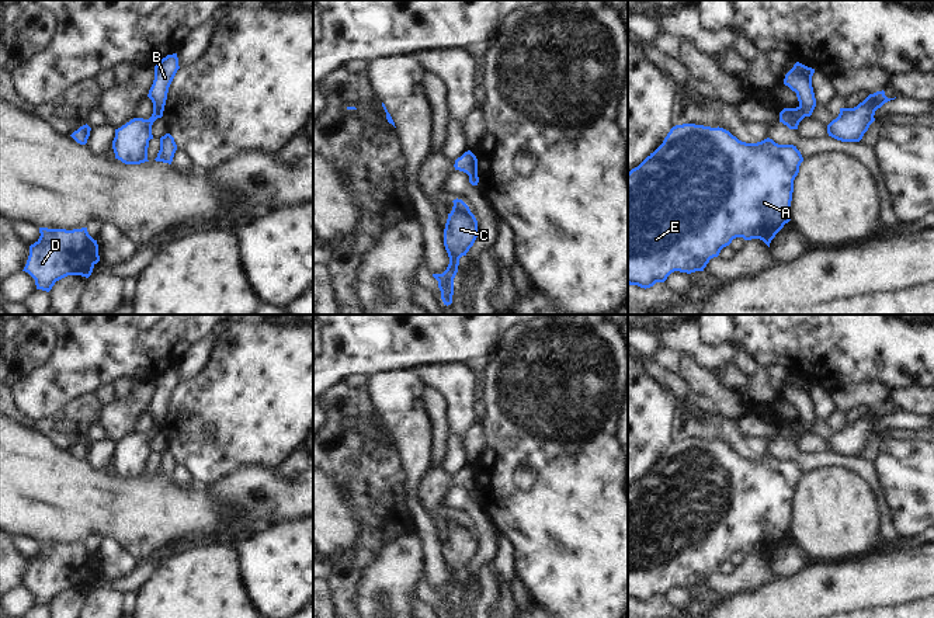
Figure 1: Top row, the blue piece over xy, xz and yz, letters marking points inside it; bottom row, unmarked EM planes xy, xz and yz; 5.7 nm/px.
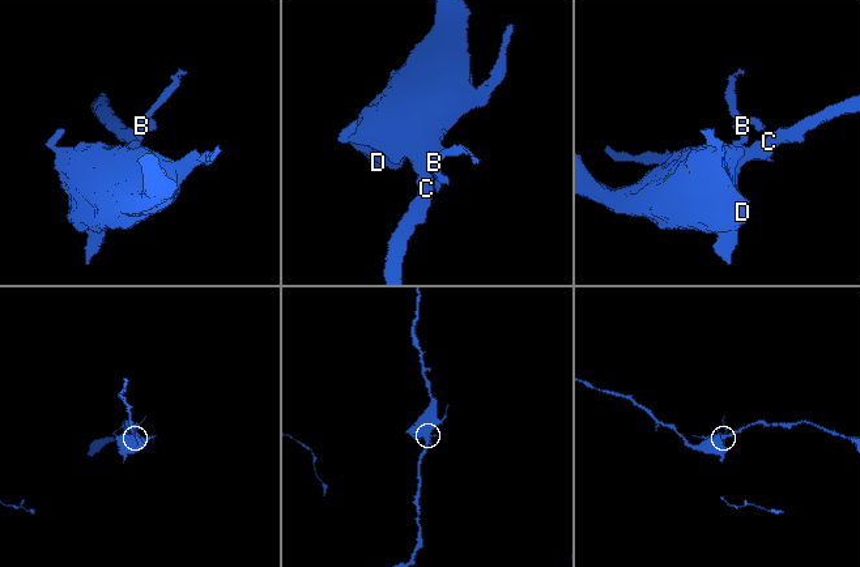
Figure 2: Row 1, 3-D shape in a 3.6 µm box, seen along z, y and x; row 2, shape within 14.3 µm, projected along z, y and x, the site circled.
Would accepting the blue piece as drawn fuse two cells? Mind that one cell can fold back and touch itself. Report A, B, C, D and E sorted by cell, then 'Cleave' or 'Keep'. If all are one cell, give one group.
Groups: A C D E / B. Cleave

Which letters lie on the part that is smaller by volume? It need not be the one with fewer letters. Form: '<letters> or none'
B

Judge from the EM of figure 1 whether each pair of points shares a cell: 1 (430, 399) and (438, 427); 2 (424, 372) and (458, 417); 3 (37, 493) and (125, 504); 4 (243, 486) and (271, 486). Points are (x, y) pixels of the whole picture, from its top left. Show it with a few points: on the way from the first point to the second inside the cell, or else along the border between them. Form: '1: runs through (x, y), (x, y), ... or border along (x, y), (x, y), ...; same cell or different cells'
1: runs through (437, 406), (438, 420); same cell
2: runs through (437, 378), (458, 399), (458, 405); same cell
3: runs through (59, 499), (75, 503), (103, 503); same cell
4: runs through (250, 486), (264, 486); same cell

